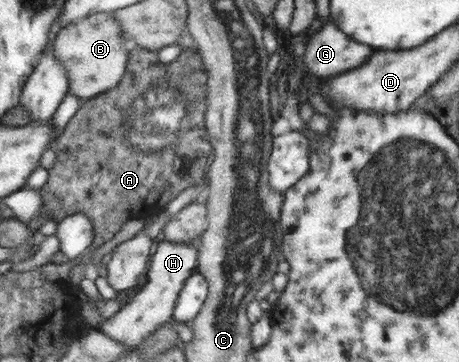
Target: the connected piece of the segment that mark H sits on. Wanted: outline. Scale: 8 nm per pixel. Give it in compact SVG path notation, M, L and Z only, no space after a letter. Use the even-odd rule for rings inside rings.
M163 240L157 244L146 272L148 280L145 285L132 300L123 304L121 310L104 320L99 330L126 346L140 346L158 328L174 319L176 304L184 285L199 268L199 252L194 244L184 242Z

